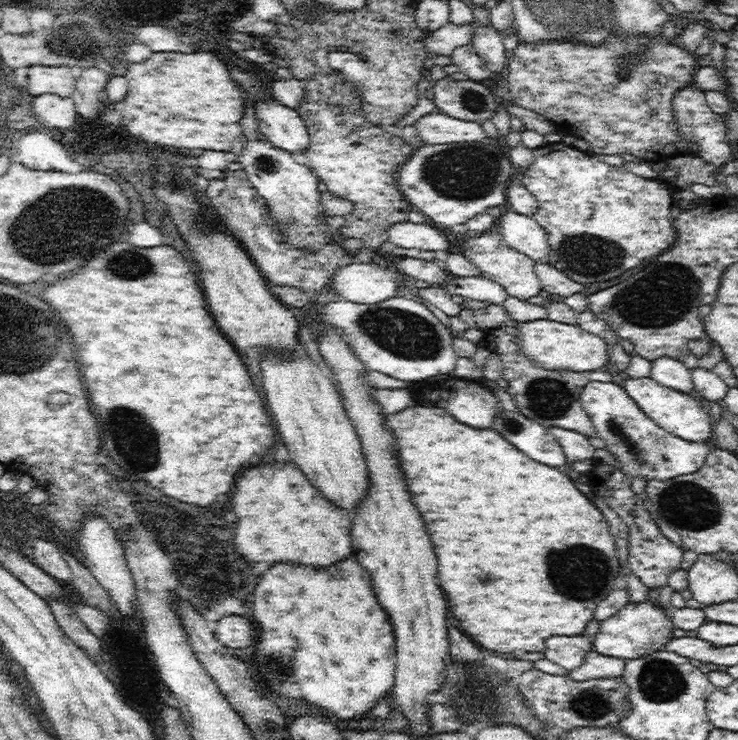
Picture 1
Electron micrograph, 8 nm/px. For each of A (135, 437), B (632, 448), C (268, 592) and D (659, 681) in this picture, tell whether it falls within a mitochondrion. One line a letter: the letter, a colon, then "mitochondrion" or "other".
A: mitochondrion
B: mitochondrion
C: other
D: mitochondrion

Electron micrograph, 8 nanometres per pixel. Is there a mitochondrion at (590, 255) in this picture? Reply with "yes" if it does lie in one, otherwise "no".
yes

